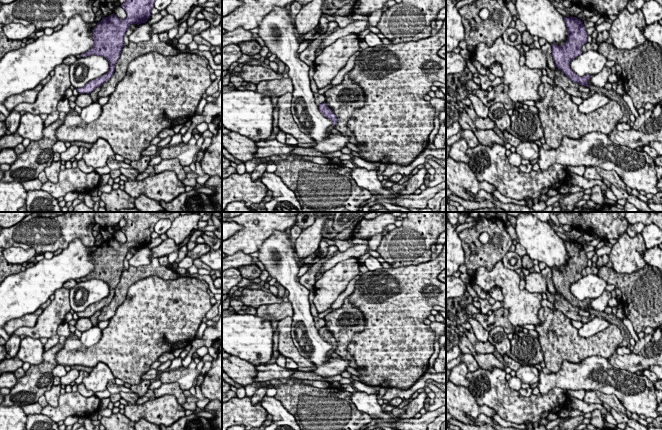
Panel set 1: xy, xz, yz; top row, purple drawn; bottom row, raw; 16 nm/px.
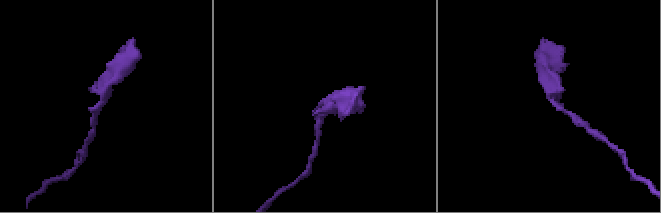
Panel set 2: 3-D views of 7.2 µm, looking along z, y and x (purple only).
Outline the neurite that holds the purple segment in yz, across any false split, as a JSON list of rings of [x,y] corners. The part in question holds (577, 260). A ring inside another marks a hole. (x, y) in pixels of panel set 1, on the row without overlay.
[[[564,241],[568,261],[563,270],[552,270],[552,280],[556,291],[561,294],[571,305],[589,311],[588,304],[591,300],[578,300],[569,290],[570,285],[581,279],[582,270],[587,267],[587,256],[583,245],[577,241]]]

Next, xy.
[[[127,212],[125,214],[126,225],[121,228],[121,231],[126,235],[126,242],[119,243],[114,237],[108,241],[103,241],[93,253],[94,270],[81,278],[81,281],[90,279],[105,281],[109,285],[110,293],[103,300],[89,305],[82,312],[78,312],[79,318],[90,318],[97,311],[110,304],[114,298],[115,289],[120,282],[123,262],[129,250],[147,246],[151,240],[151,234],[154,232],[155,224],[160,219],[173,221],[179,215],[180,212],[158,213],[155,215],[150,212]]]

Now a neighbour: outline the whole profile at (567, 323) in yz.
[[[541,307],[538,317],[541,323],[535,325],[535,331],[539,334],[538,340],[544,354],[545,366],[552,373],[557,373],[565,360],[580,363],[588,357],[600,356],[609,361],[624,339],[620,328],[614,324],[609,324],[606,329],[591,337],[583,338],[578,334],[578,329],[572,325],[572,320],[555,308]]]

